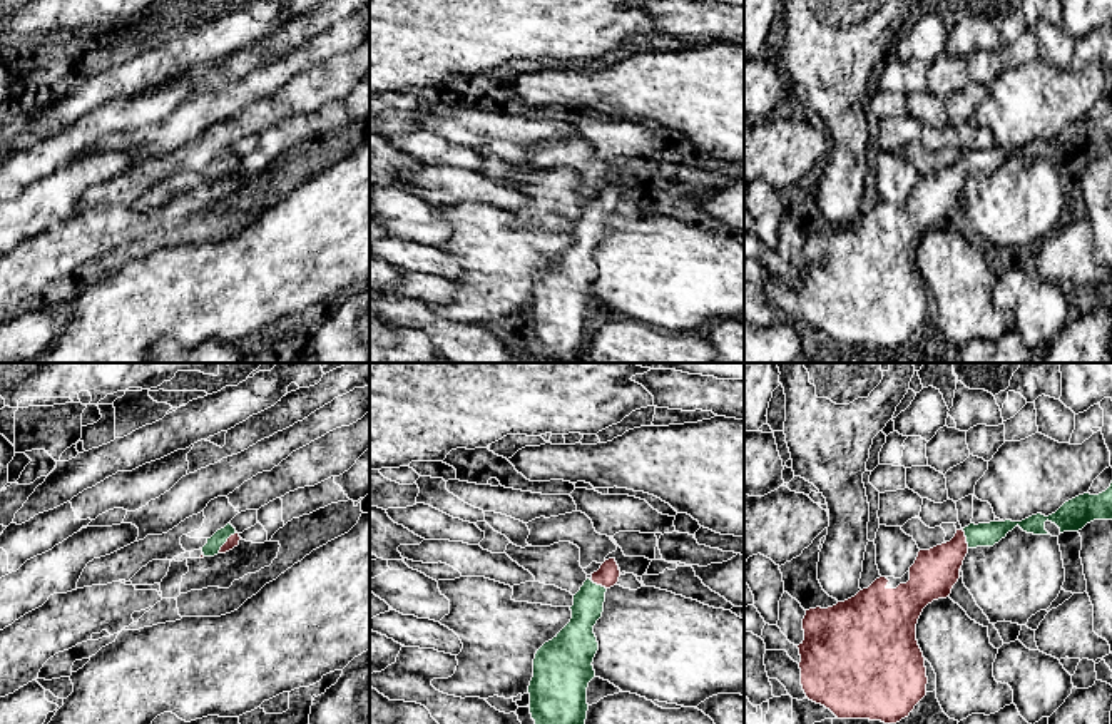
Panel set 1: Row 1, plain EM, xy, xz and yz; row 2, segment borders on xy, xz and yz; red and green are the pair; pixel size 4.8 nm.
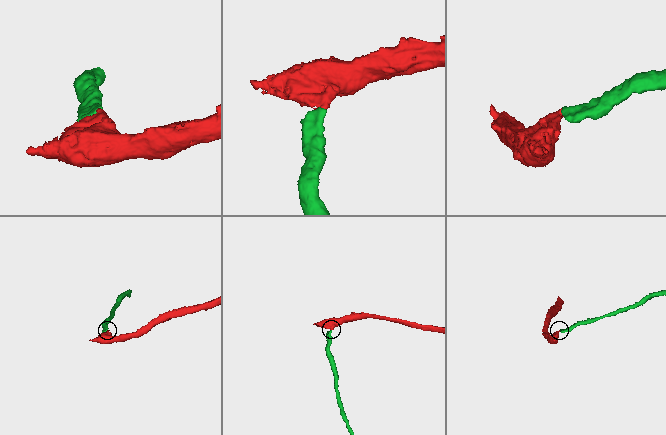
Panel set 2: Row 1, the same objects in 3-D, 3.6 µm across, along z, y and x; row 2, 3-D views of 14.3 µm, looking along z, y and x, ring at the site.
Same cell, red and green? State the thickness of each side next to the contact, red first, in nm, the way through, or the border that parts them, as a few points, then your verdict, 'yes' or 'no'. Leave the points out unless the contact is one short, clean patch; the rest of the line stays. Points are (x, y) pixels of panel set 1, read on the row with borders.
60 nm thick on the red side, 70 nm on the other; runs through xy (233, 540), (226, 542), (214, 544); yes

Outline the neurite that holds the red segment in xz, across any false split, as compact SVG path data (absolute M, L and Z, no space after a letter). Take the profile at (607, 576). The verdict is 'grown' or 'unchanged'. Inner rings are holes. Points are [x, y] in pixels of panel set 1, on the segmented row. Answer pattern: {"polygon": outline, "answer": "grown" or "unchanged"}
{"polygon": "M615 558L605 560L574 595L570 622L537 650L528 686L535 724L585 724L587 687L595 677L592 662L599 650L594 625L602 617L605 592L619 577Z", "answer": "grown"}

